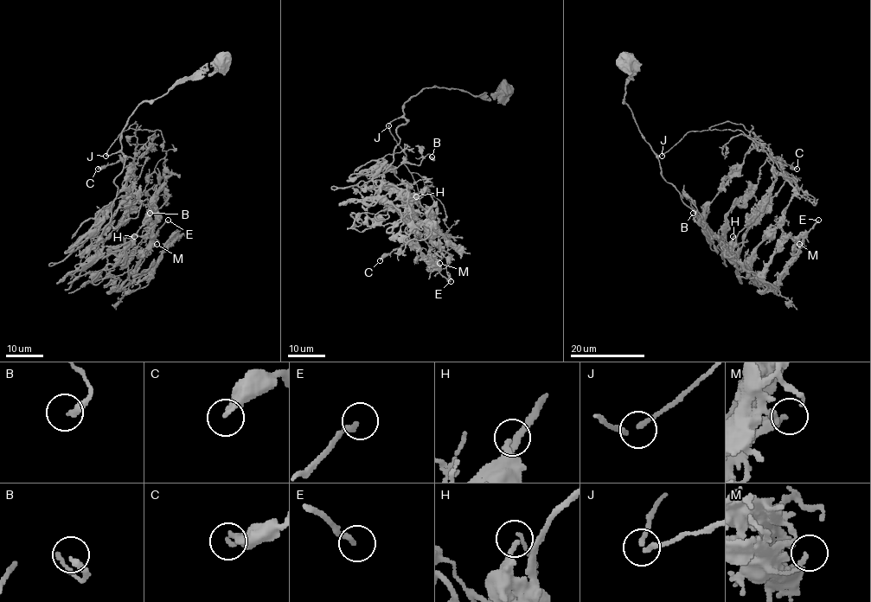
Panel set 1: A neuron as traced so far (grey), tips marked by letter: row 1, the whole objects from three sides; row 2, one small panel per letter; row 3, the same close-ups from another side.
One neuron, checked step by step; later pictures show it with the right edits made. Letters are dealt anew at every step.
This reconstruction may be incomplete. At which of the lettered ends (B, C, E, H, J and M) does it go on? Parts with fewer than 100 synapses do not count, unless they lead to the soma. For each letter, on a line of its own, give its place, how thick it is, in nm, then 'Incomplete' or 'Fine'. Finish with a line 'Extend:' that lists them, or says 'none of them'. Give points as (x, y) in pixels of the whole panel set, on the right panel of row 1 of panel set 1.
B: Place: (693, 213). Thickness 240 nm. Fine
C: Place: (797, 169). Thickness 280 nm. Fine
E: Place: (818, 220). Thickness 190 nm. Fine
H: Place: (733, 236). Thickness 240 nm. Fine
J: Place: (662, 156). Thickness 150 nm. Fine
M: Place: (799, 244). Thickness 170 nm. Fine
Extend: none of them

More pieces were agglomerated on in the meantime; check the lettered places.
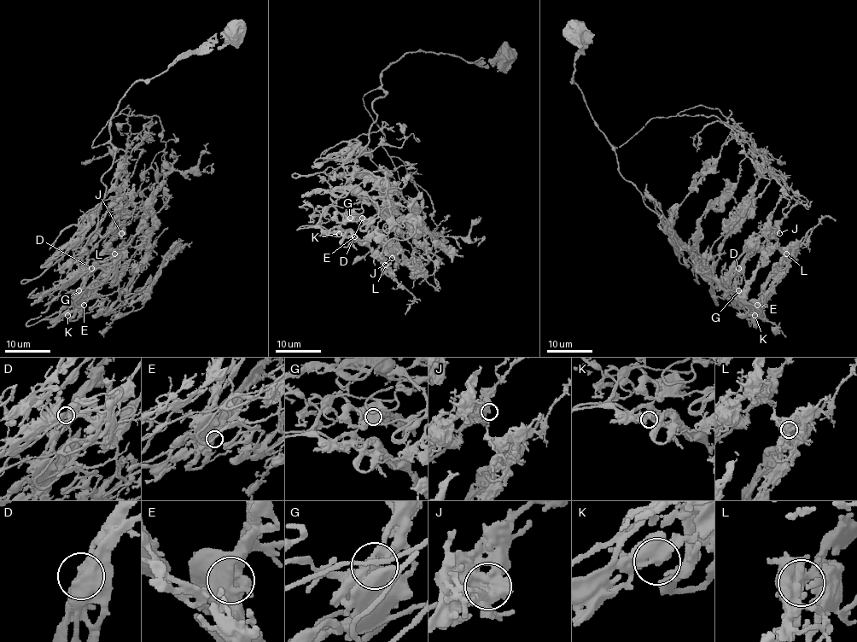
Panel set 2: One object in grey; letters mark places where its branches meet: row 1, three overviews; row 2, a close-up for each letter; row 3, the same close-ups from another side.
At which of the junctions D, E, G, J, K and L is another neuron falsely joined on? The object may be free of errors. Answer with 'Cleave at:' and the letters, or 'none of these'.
Cleave at: none of these

